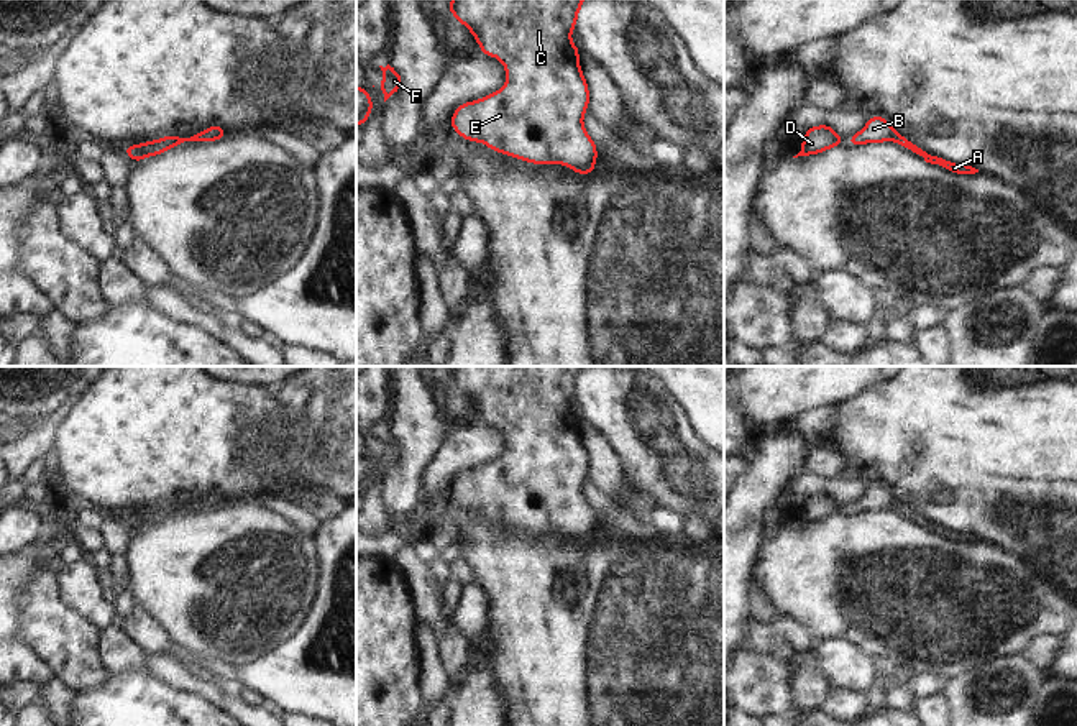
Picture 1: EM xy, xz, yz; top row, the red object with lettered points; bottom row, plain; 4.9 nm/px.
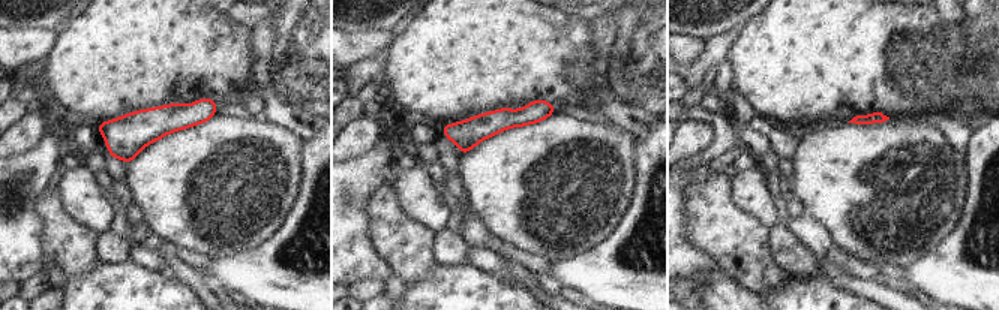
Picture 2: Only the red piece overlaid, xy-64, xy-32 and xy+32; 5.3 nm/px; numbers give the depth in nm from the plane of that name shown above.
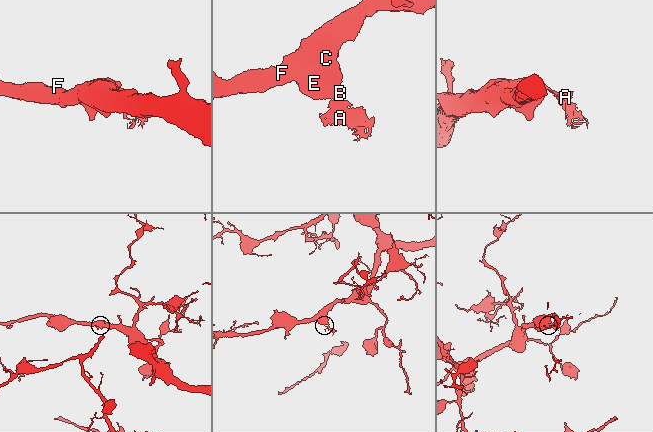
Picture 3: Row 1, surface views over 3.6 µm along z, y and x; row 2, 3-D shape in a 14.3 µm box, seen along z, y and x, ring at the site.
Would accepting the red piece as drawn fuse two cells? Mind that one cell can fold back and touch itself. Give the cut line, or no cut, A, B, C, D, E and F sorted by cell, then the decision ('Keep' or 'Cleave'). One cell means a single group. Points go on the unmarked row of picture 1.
Split along xz (593, 531), (572, 536). Groups: A / B C D E F. Cleave

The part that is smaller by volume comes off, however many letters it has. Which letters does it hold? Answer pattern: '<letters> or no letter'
A

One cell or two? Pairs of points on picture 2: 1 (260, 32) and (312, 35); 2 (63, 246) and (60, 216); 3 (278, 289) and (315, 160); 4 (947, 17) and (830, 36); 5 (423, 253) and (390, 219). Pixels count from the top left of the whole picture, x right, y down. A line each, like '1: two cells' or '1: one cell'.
1: two cells
2: one cell
3: one cell
4: one cell
5: one cell

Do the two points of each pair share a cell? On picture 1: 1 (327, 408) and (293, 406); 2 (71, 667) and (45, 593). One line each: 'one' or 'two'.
1: two
2: one

